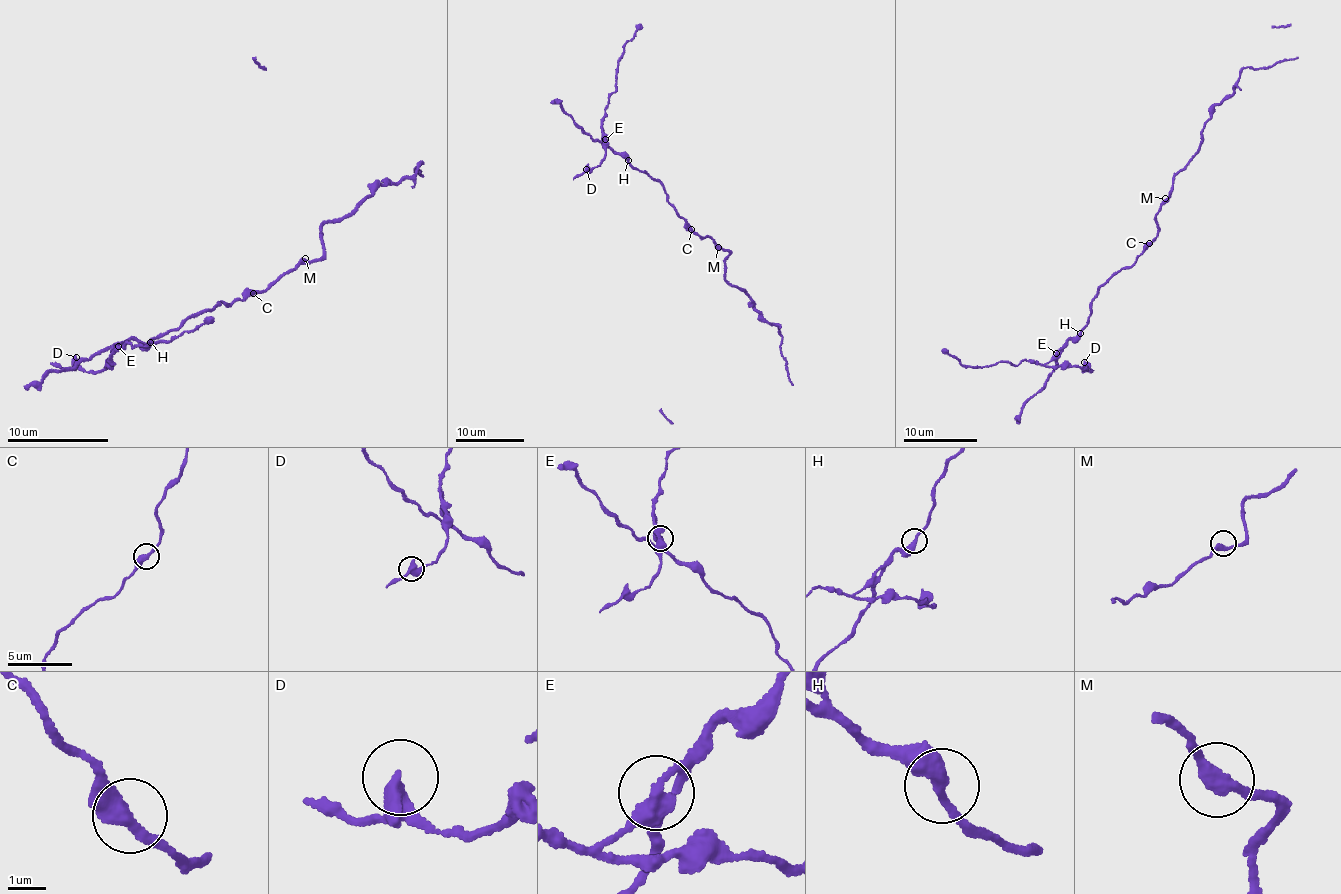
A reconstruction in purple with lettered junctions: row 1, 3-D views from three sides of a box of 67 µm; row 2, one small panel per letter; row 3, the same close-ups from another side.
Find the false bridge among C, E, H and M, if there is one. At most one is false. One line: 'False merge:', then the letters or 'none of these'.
False merge: E

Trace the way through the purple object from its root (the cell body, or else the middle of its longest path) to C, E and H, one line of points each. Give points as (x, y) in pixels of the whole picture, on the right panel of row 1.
C: (1166, 201), (1156, 213), (1157, 228), (1149, 243)
E: (1166, 201), (1156, 213), (1157, 228), (1151, 244), (1100, 287), (1086, 325), (1057, 354)
H: (1166, 201), (1154, 218), (1155, 238), (1130, 266), (1099, 288), (1086, 327), (1080, 333)

